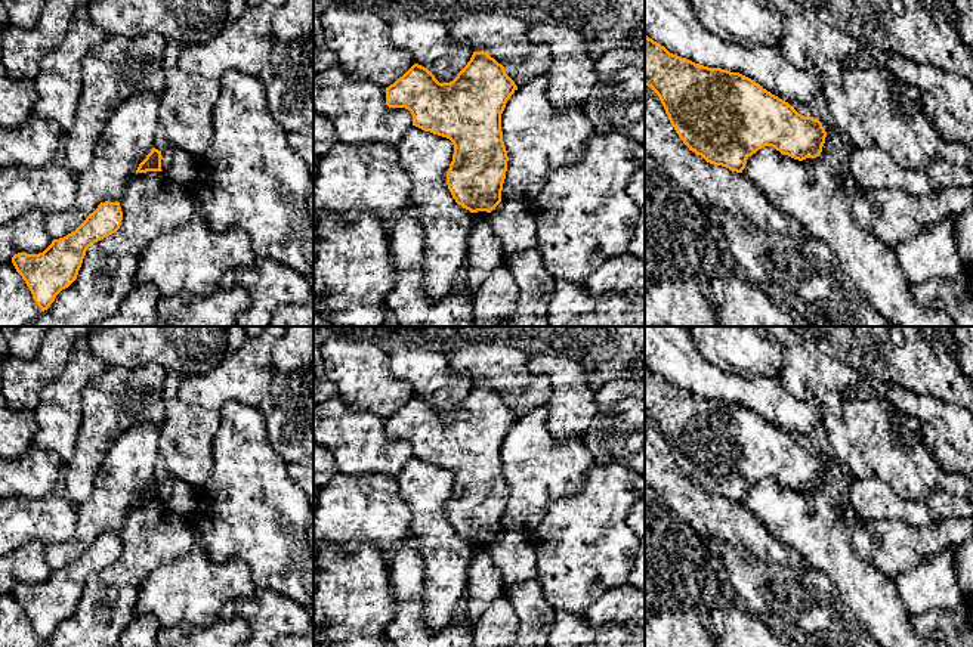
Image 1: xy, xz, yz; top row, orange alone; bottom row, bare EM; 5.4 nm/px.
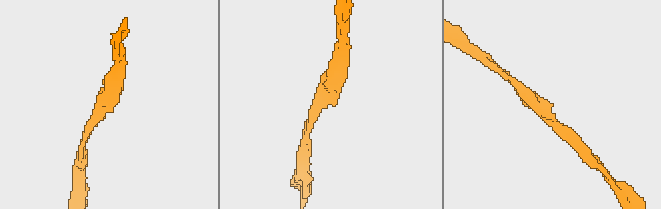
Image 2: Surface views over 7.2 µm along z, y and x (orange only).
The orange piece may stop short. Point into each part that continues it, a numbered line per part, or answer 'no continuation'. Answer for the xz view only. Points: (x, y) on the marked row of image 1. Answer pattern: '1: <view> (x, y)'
no continuation

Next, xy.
no continuation

